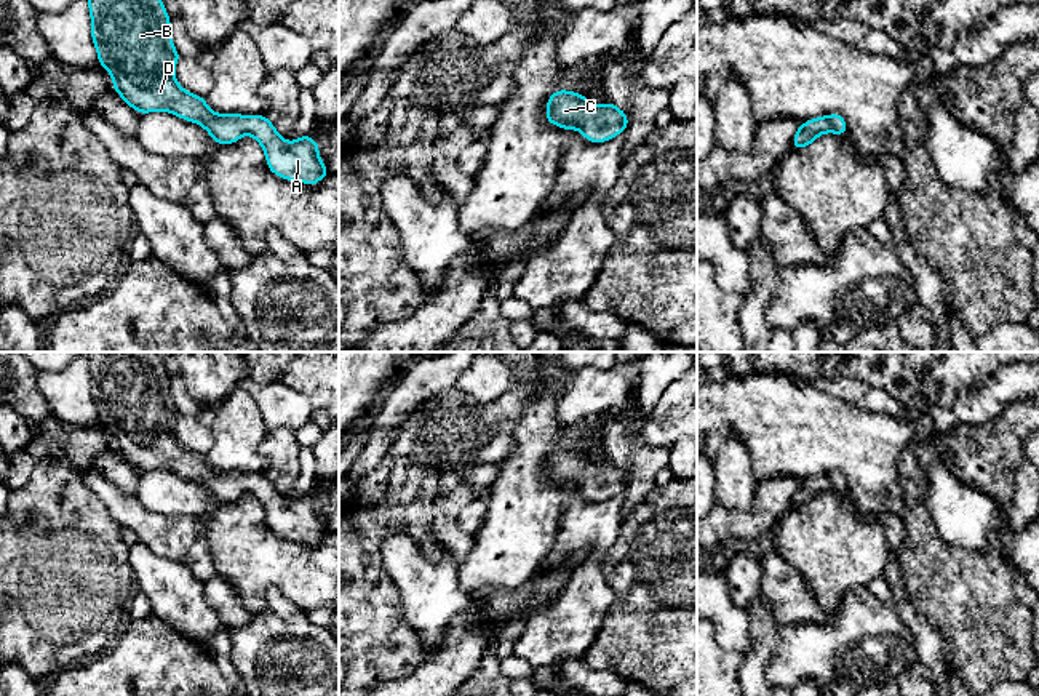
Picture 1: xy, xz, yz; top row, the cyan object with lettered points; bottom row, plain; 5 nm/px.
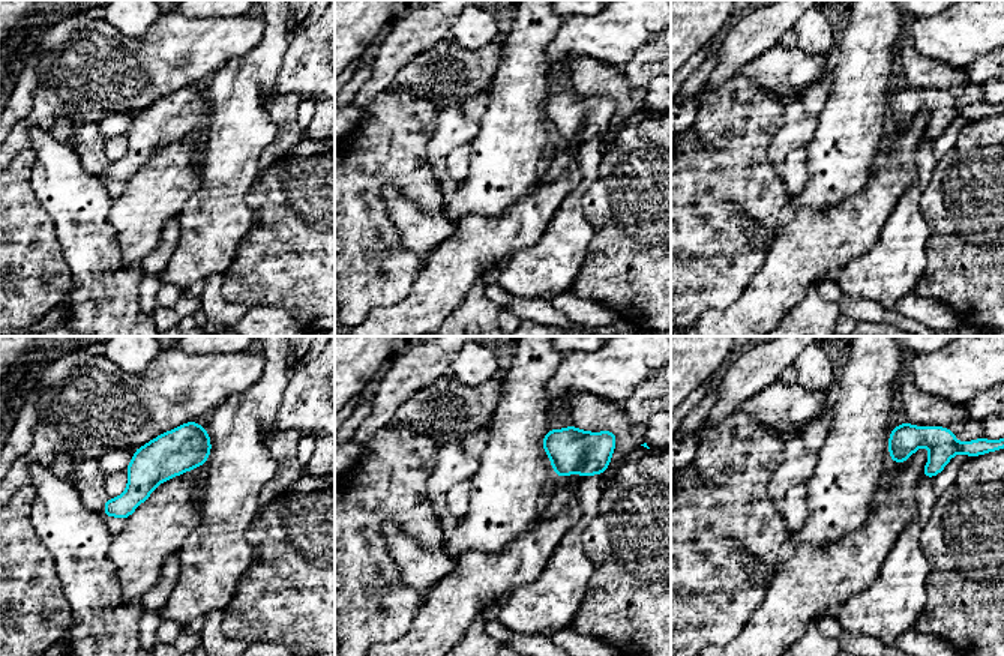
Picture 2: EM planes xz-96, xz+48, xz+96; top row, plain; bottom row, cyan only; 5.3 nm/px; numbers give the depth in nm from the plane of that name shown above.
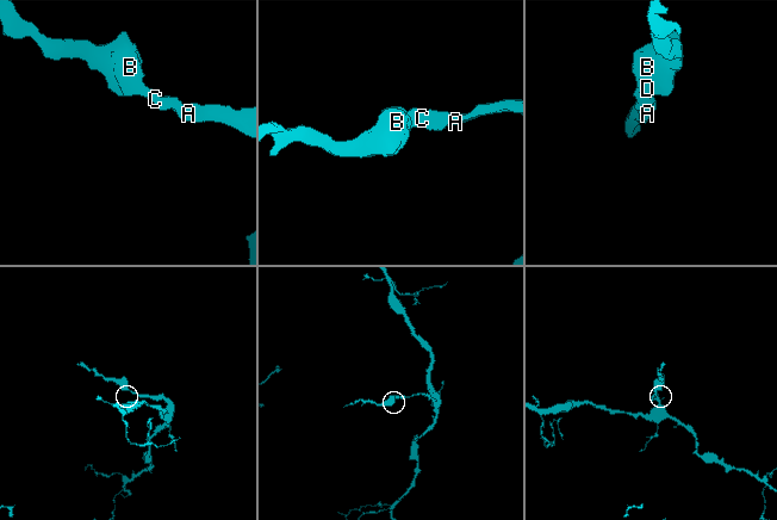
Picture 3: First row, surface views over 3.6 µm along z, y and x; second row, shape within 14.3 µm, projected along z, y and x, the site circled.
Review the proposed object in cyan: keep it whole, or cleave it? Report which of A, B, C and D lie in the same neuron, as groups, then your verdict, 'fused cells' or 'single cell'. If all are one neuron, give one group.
A B C D | single cell

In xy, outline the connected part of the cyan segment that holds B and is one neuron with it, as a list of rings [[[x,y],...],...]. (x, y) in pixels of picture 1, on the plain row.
[[[90,352],[91,397],[98,410],[99,422],[110,432],[113,448],[139,472],[169,470],[187,480],[203,485],[216,502],[233,502],[245,493],[251,493],[262,506],[269,528],[288,539],[315,544],[331,531],[318,512],[318,501],[310,493],[286,501],[265,474],[216,472],[205,456],[185,450],[176,438],[174,424],[181,418],[171,397],[171,379],[158,352]]]

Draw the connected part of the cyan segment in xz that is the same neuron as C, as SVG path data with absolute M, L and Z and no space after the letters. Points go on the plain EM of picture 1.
M561 446L547 458L545 478L563 488L577 488L590 501L606 501L630 483L627 472L612 461L599 464L582 451Z

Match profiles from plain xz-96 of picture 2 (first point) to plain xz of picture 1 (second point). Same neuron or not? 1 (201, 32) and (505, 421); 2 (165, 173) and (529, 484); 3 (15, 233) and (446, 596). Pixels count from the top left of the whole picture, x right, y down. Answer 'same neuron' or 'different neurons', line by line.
1: same neuron
2: same neuron
3: different neurons

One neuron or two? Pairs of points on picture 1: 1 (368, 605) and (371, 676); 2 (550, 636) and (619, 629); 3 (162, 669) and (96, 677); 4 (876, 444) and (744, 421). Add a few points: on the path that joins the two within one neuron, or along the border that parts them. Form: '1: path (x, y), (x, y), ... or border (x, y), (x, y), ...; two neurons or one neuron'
1: path (368, 623), (371, 658); one neuron
2: border (613, 596), (613, 604), (595, 640), (581, 658); two neurons
3: path (146, 674), (112, 677); one neuron
4: path (843, 439), (803, 432), (777, 421); one neuron

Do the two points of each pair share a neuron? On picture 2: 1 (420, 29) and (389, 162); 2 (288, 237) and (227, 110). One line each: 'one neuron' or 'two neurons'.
1: two neurons
2: two neurons

